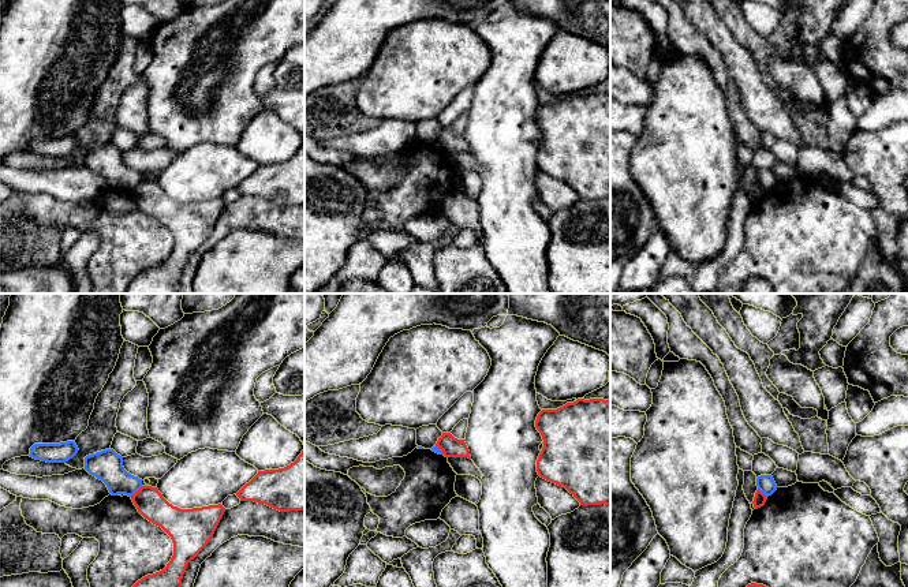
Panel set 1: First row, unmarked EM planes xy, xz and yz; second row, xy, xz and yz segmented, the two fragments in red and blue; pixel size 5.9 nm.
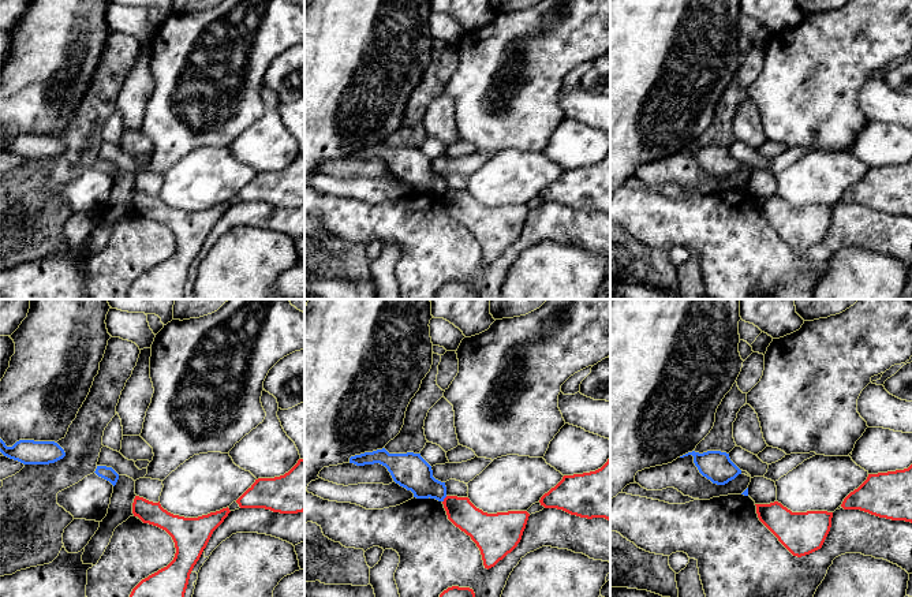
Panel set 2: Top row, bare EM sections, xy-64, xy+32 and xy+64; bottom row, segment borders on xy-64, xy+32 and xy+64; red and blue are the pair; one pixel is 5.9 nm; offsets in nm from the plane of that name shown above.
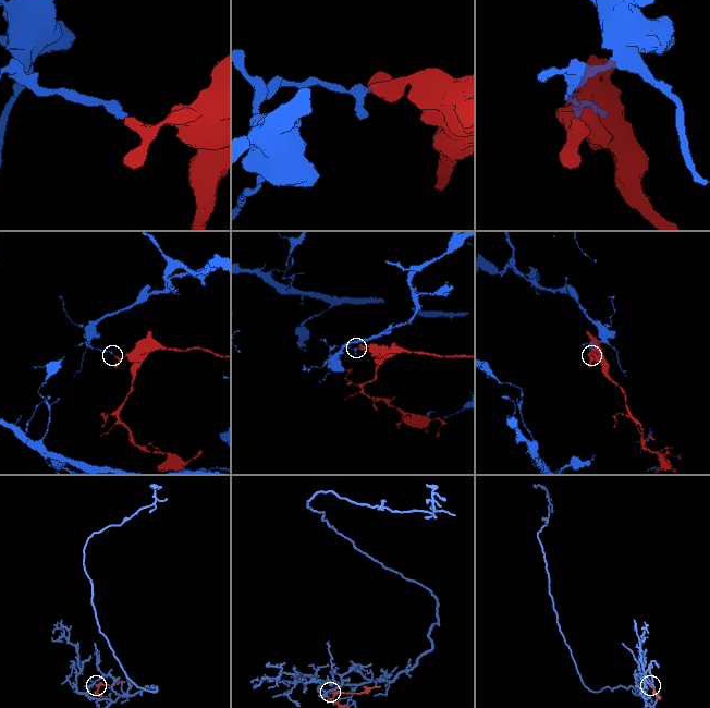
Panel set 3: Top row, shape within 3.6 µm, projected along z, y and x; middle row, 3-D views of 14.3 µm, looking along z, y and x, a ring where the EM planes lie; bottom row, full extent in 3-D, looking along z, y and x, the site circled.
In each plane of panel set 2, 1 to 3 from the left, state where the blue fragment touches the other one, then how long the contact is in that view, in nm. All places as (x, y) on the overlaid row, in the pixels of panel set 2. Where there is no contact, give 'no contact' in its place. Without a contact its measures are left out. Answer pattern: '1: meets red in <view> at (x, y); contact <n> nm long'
1: no contact
2: meets red in xy+32 at (444, 499); contact 50 nm long
3: no contact

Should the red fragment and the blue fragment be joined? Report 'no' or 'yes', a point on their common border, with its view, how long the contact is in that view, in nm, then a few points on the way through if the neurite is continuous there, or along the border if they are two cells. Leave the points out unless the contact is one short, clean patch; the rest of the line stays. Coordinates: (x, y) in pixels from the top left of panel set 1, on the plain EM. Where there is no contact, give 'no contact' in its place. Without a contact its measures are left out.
no; contact xy (137, 186); length 100 nm; border xy (142, 180), (130, 190)

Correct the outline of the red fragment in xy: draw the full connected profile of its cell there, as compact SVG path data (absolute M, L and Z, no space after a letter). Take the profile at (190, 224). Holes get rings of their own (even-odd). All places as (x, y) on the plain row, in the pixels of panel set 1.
M142 180L131 194L145 213L171 231L173 250L162 265L138 274L127 294L178 294L188 257L209 238L225 202L218 198L180 203L152 180Z

